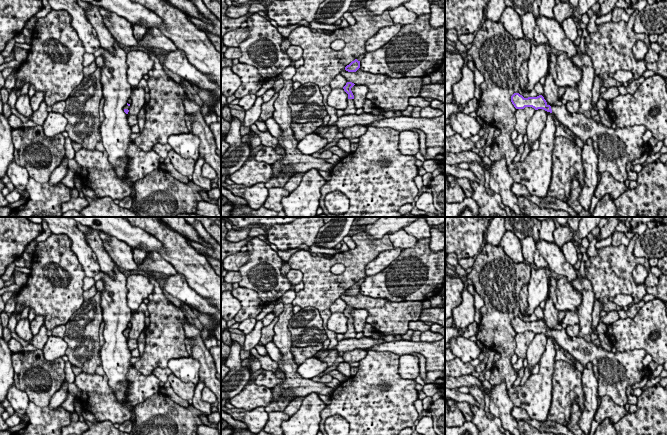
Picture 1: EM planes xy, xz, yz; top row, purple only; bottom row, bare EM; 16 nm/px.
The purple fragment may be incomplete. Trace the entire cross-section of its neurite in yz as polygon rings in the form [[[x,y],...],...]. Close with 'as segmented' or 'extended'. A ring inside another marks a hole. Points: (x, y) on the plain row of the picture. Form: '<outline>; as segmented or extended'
[[[514,317],[511,326],[516,333],[532,331],[553,337],[560,347],[584,367],[590,362],[598,381],[598,396],[609,396],[619,406],[625,406],[627,403],[627,387],[641,382],[652,373],[649,367],[643,365],[642,361],[647,354],[644,349],[622,353],[606,351],[579,336],[570,337],[565,329],[550,330],[542,319],[524,322],[519,317]]]; extended

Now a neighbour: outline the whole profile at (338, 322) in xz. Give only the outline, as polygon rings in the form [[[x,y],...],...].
[[[343,312],[332,313],[327,326],[329,330],[334,331],[337,334],[345,334],[348,329],[348,318]]]

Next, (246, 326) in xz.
[[[248,318],[242,322],[240,322],[240,325],[238,329],[244,334],[249,334],[255,327],[256,324],[256,318]]]

